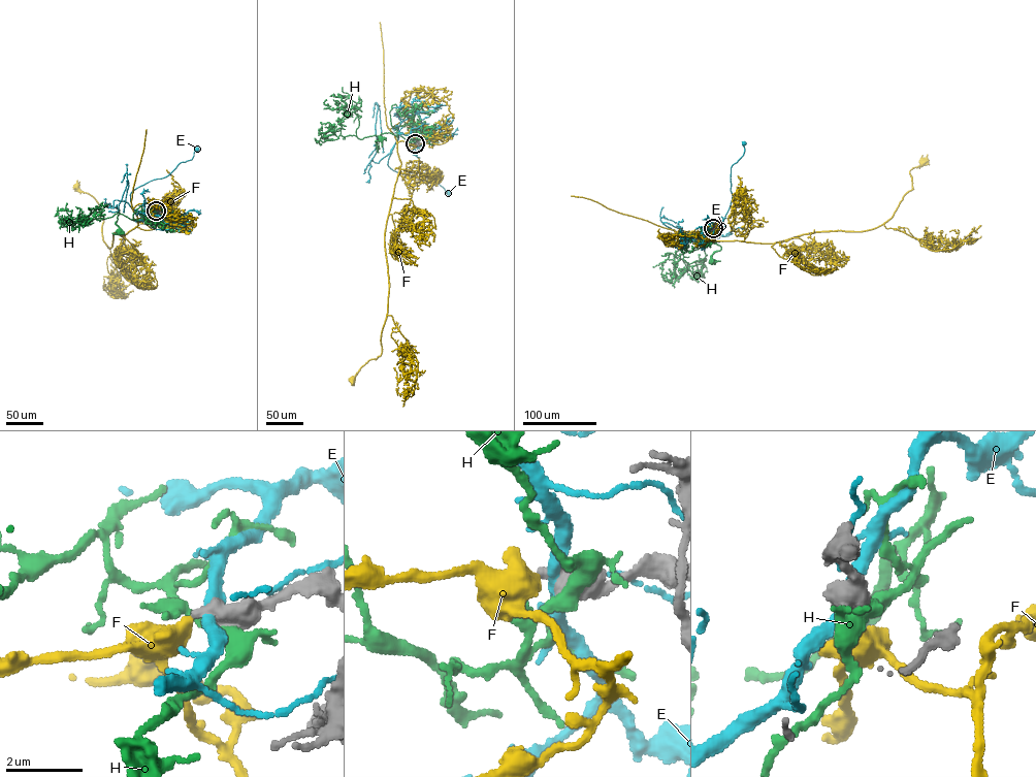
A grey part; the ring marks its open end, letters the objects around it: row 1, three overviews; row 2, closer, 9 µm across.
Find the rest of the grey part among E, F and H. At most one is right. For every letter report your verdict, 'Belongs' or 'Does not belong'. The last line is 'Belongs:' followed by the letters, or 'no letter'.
E: Does not belong
F: Belongs
H: Does not belong
Belongs: F

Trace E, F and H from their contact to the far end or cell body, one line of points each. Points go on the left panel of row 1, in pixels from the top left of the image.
E: (157, 211), (150, 219), (142, 217), (132, 208), (131, 192), (166, 176), (180, 163), (192, 159), (197, 149)
F: (156, 211), (155, 218), (137, 218), (138, 225), (125, 234), (114, 233), (109, 248), (98, 202), (77, 186)
H: (157, 212), (152, 221), (135, 221), (120, 213), (116, 222), (119, 232)

